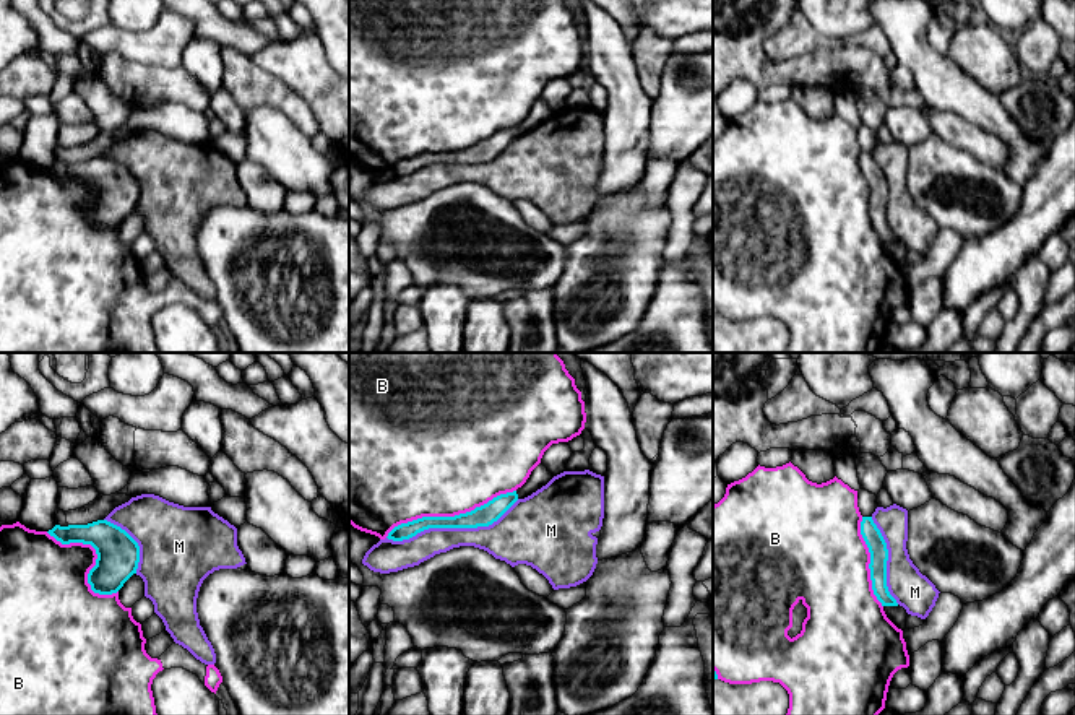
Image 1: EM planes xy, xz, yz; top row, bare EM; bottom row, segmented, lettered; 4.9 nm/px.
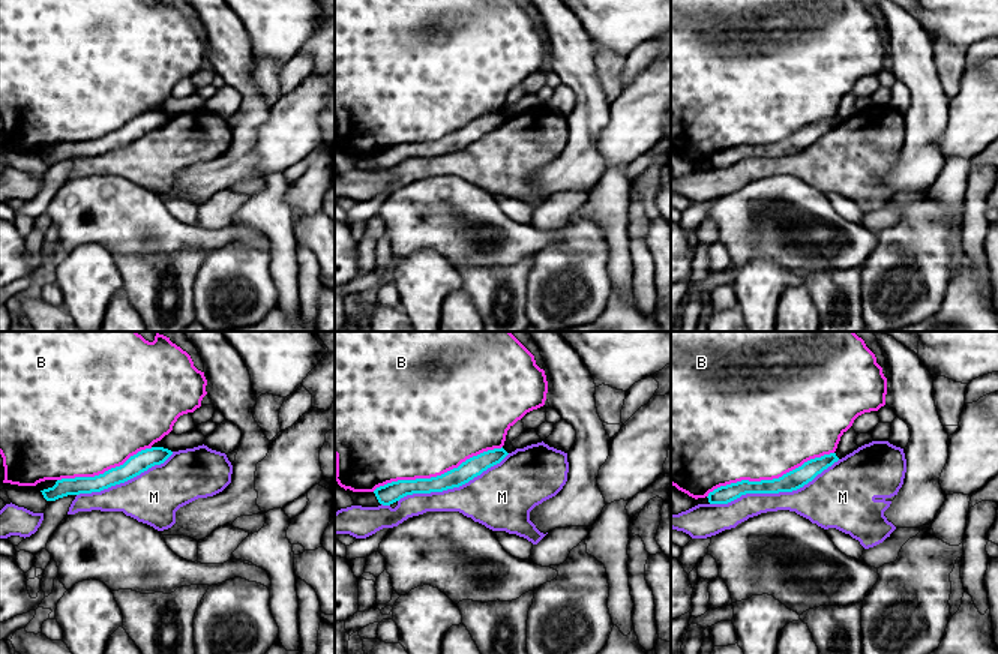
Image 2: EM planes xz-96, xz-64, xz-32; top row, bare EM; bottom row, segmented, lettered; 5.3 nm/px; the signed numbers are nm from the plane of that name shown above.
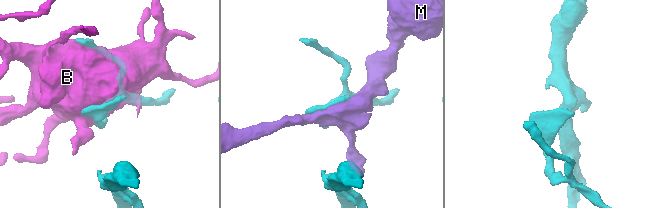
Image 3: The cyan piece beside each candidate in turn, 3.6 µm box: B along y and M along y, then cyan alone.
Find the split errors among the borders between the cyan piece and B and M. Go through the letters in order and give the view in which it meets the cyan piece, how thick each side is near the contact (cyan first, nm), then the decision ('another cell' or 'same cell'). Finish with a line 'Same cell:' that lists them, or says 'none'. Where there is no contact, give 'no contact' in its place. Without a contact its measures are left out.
B: meets cyan in xz; 110 nm thick on the cyan side, 480 nm on the other; another cell
M: meets cyan in xz; 110 nm thick on the cyan side, 170 nm on the other; another cell
Same cell: none

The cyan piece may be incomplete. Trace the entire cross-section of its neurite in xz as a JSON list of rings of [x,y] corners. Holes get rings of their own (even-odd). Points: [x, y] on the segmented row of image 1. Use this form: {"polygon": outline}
{"polygon": [[[516,491],[500,494],[487,504],[476,507],[471,512],[455,517],[422,517],[408,523],[395,526],[388,533],[388,540],[403,541],[416,536],[429,528],[477,528],[489,526],[497,522],[515,502],[518,500]]]}

